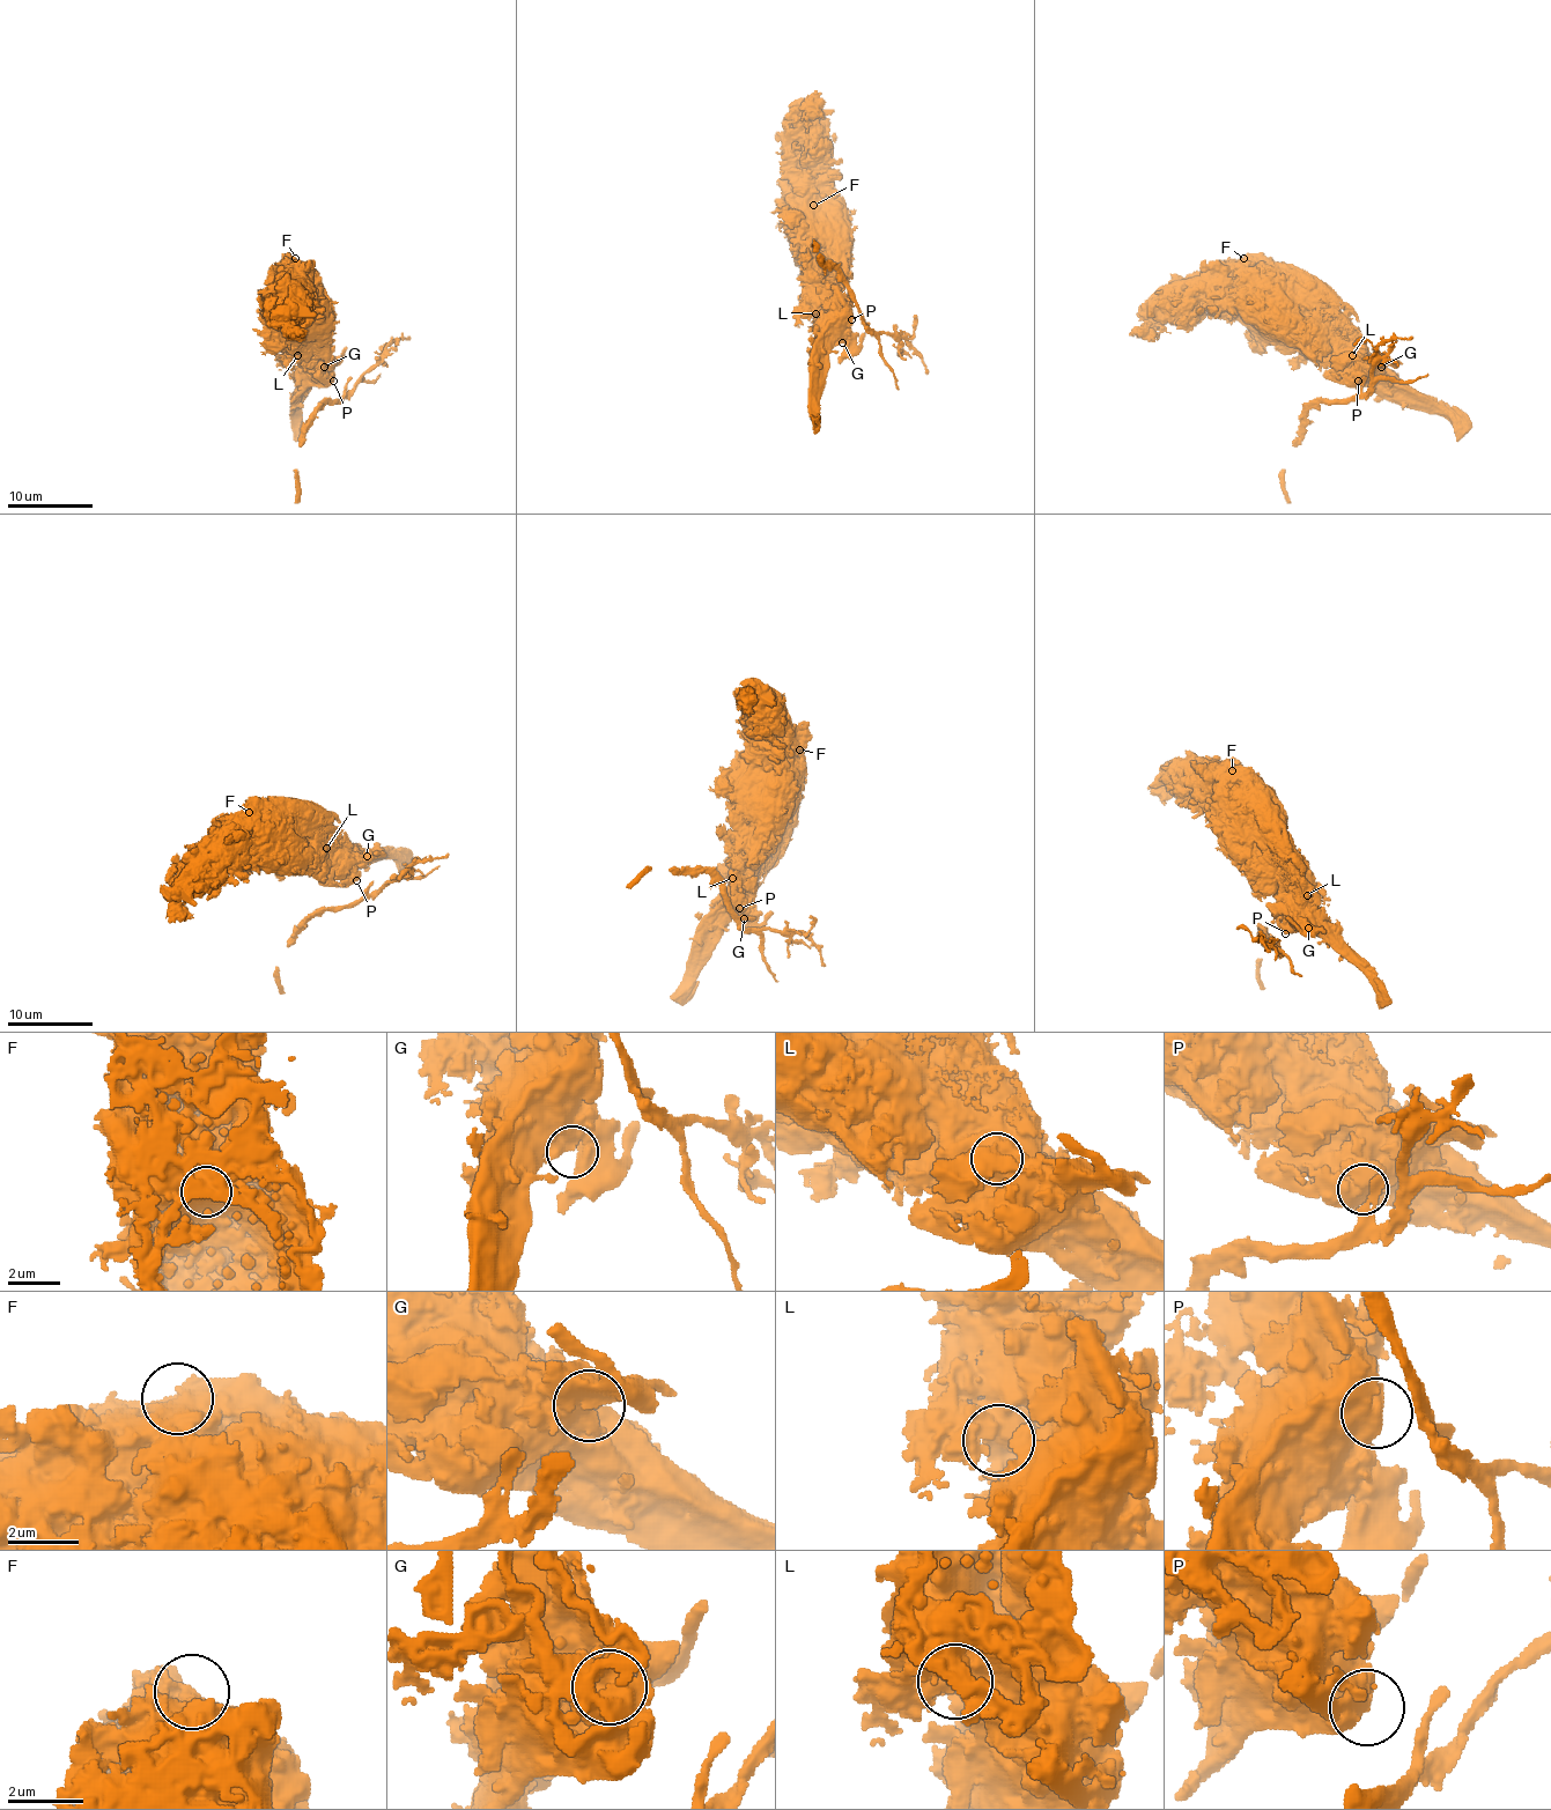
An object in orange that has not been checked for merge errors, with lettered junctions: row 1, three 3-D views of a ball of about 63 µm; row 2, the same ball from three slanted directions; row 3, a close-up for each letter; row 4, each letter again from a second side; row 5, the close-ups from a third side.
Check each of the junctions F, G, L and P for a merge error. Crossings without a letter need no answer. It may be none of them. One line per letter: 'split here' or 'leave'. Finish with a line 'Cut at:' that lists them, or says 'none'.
F: leave
G: leave
L: leave
P: leave
Cut at: none

